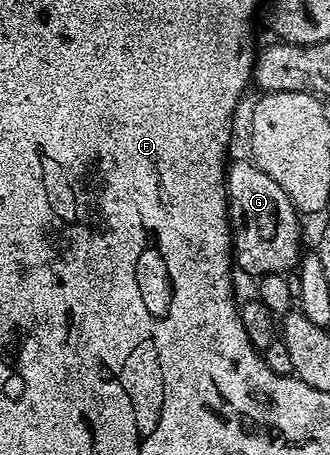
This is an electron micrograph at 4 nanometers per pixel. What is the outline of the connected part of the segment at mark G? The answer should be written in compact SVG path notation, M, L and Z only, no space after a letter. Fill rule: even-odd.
M251 159L234 161L227 167L226 194L232 227L232 258L235 265L254 278L291 271L302 254L300 214L275 181Z

